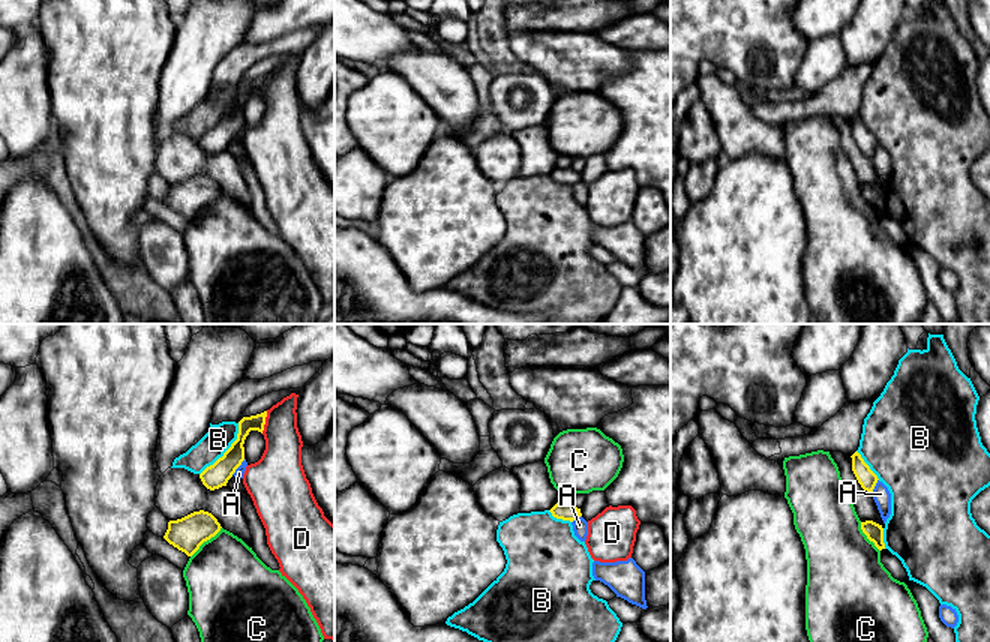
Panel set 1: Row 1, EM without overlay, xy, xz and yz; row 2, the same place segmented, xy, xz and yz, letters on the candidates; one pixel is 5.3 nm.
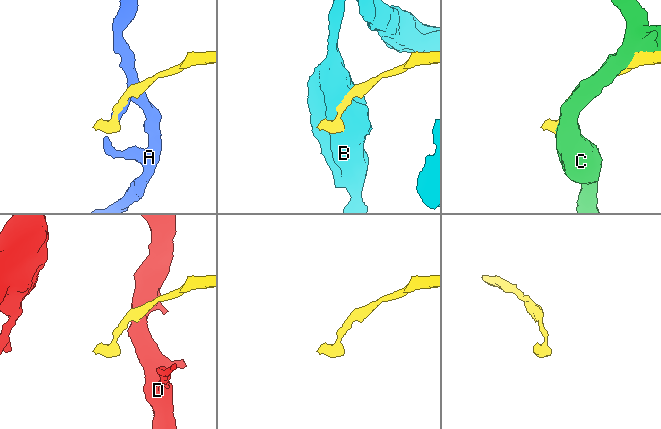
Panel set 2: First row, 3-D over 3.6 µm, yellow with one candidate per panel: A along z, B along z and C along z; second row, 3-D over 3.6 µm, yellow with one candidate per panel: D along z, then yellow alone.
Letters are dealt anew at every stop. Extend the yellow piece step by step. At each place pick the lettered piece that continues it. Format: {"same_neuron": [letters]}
{"same_neuron": []}

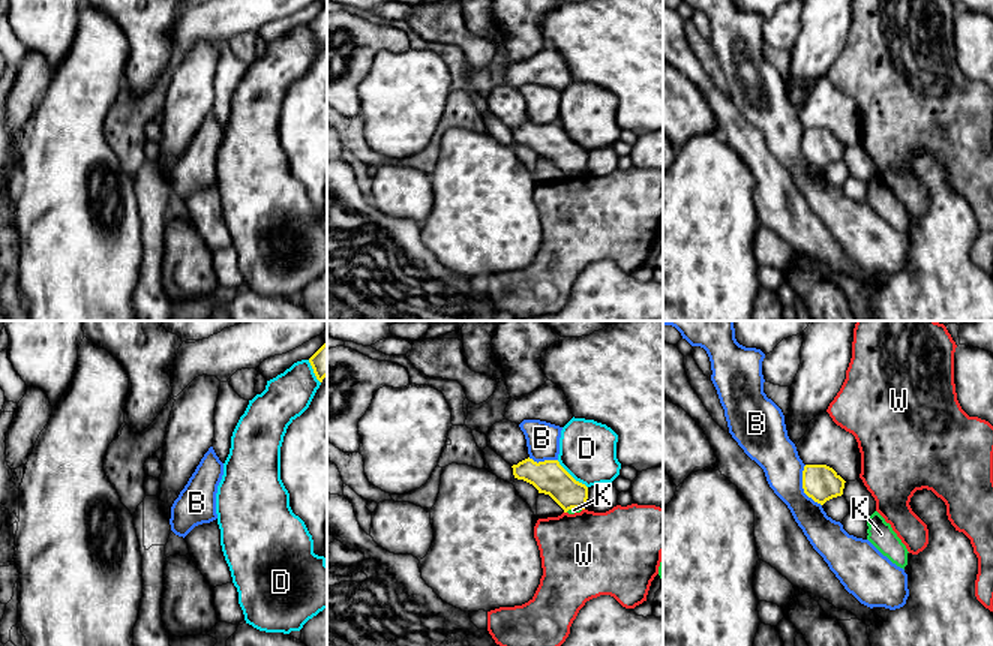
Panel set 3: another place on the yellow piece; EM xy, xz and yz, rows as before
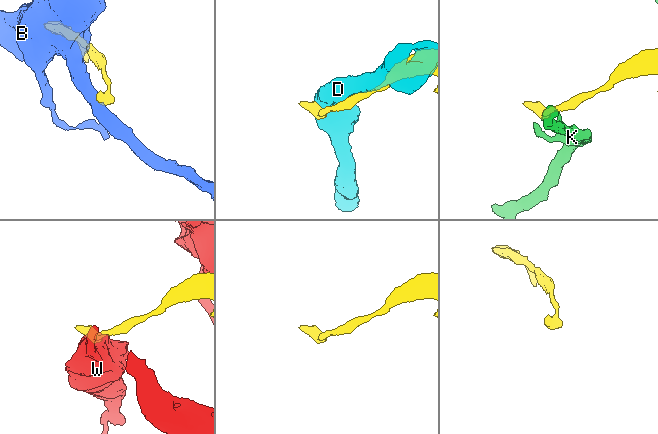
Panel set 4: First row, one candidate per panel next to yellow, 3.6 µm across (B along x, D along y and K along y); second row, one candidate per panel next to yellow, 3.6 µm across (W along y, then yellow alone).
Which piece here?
{"same_neuron": []}

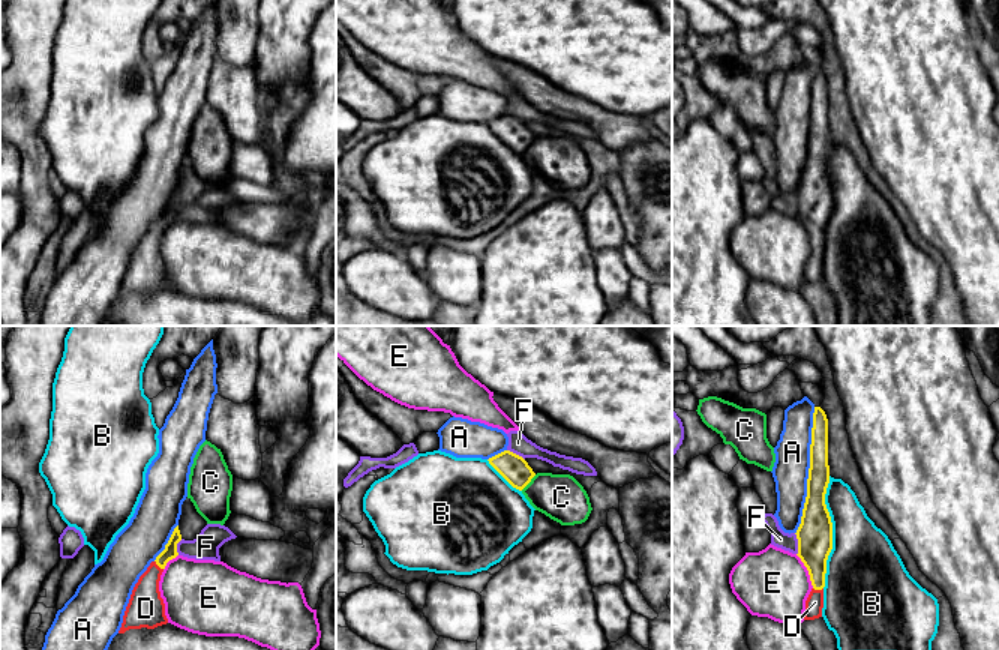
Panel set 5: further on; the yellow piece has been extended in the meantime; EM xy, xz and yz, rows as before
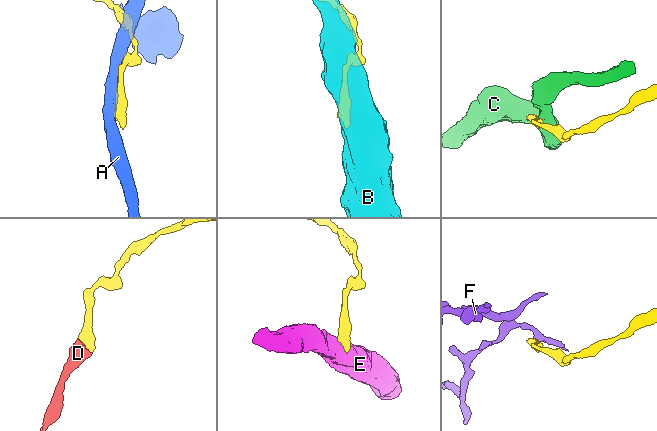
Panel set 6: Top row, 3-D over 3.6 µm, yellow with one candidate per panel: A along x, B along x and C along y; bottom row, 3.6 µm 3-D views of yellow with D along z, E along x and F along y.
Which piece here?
{"same_neuron": ["D"]}

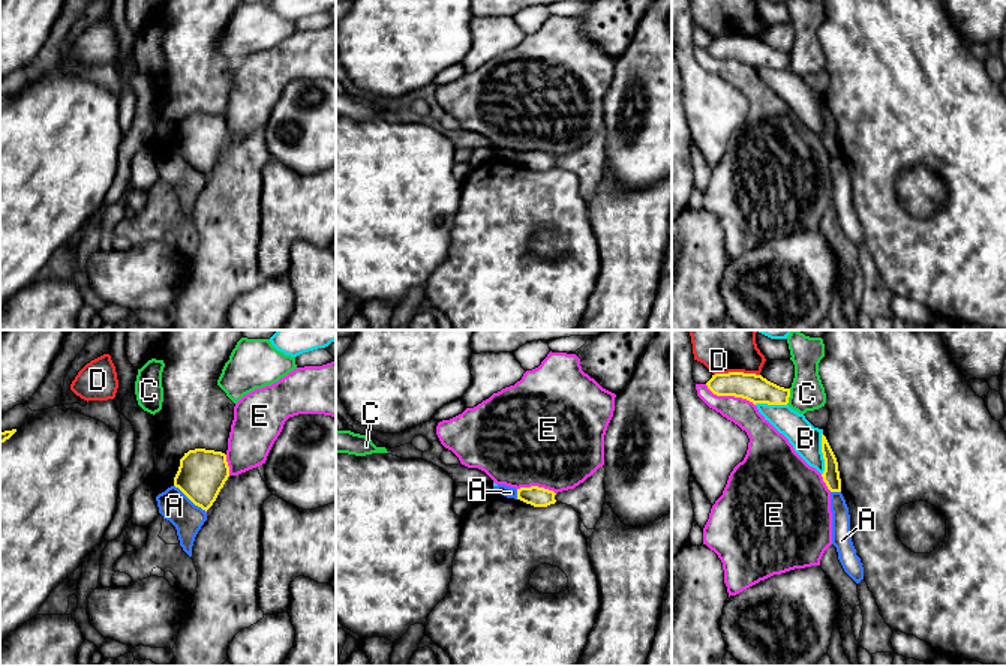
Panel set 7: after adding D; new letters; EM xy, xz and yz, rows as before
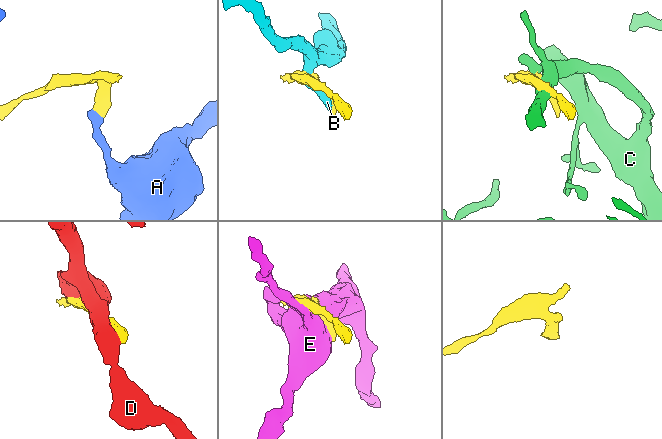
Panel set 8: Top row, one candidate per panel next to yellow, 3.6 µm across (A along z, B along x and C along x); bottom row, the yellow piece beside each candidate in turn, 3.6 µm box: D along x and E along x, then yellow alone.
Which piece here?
{"same_neuron": []}

